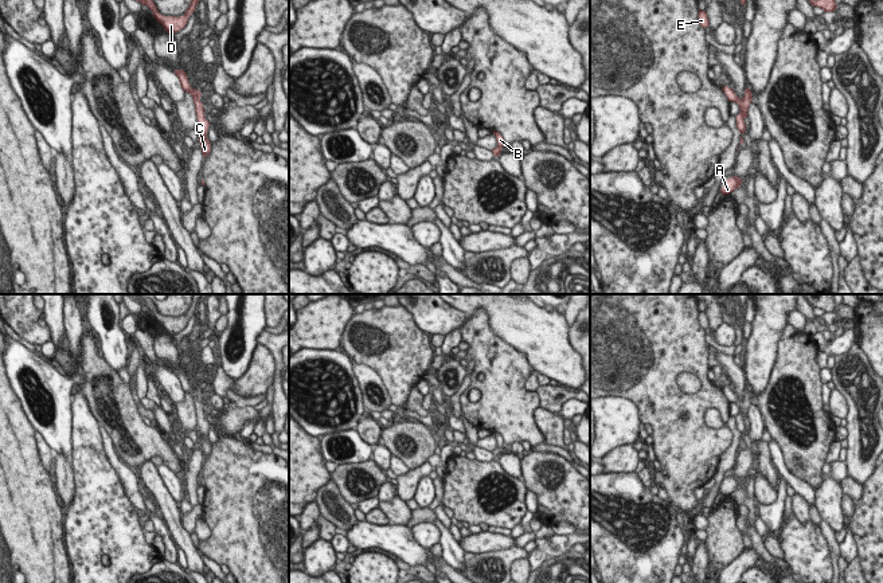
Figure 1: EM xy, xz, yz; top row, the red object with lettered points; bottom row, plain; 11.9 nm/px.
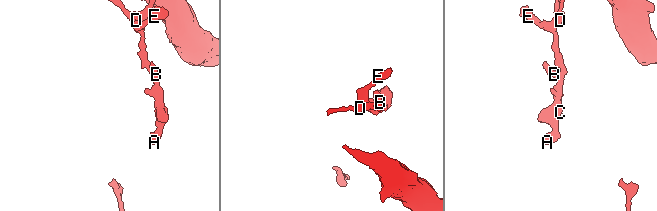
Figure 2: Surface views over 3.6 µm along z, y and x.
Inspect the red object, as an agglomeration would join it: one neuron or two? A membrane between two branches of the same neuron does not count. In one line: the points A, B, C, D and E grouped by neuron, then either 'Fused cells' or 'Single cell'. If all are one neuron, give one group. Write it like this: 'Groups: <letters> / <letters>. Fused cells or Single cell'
Groups: A B C D E. Single cell

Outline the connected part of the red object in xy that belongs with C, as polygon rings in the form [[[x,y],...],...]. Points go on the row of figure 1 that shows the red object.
[[[175,70],[175,74],[180,81],[180,86],[183,91],[190,93],[194,98],[194,105],[195,105],[196,118],[198,118],[195,130],[198,132],[198,136],[199,136],[203,157],[206,157],[207,154],[210,154],[211,142],[207,138],[210,122],[204,117],[204,107],[203,107],[203,103],[200,102],[202,93],[191,87],[185,71]]]

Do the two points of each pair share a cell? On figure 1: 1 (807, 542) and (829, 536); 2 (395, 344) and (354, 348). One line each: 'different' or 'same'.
1: different
2: same

